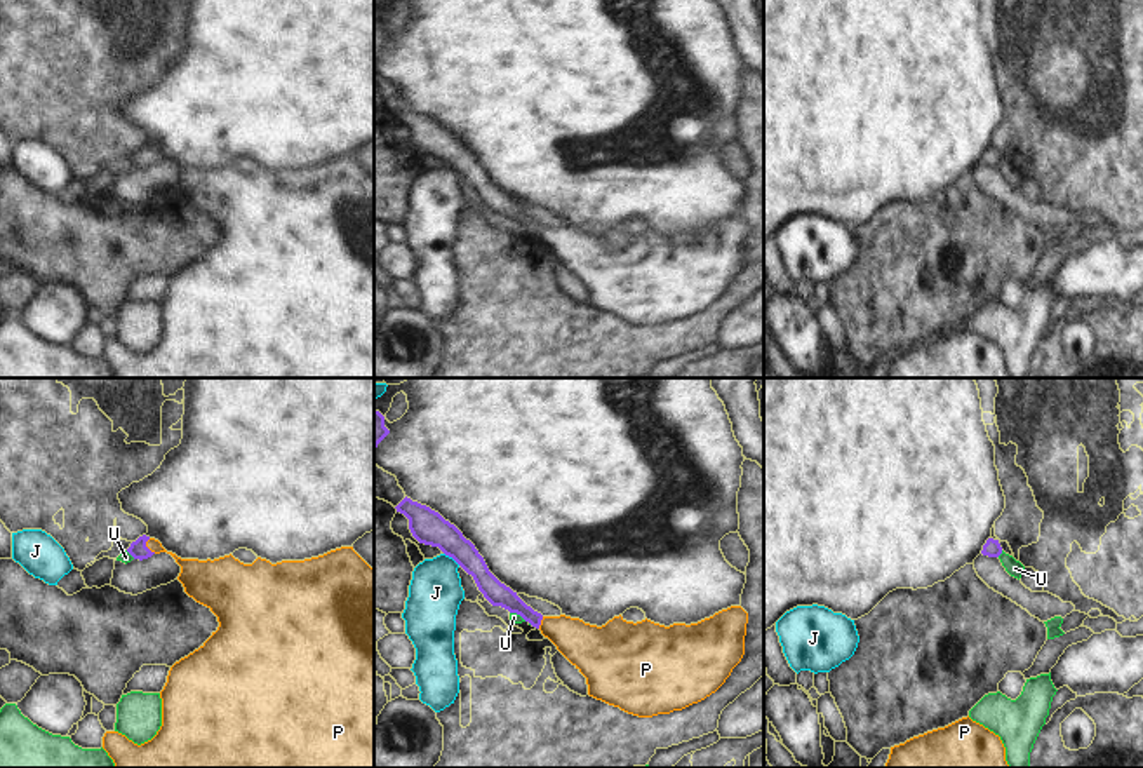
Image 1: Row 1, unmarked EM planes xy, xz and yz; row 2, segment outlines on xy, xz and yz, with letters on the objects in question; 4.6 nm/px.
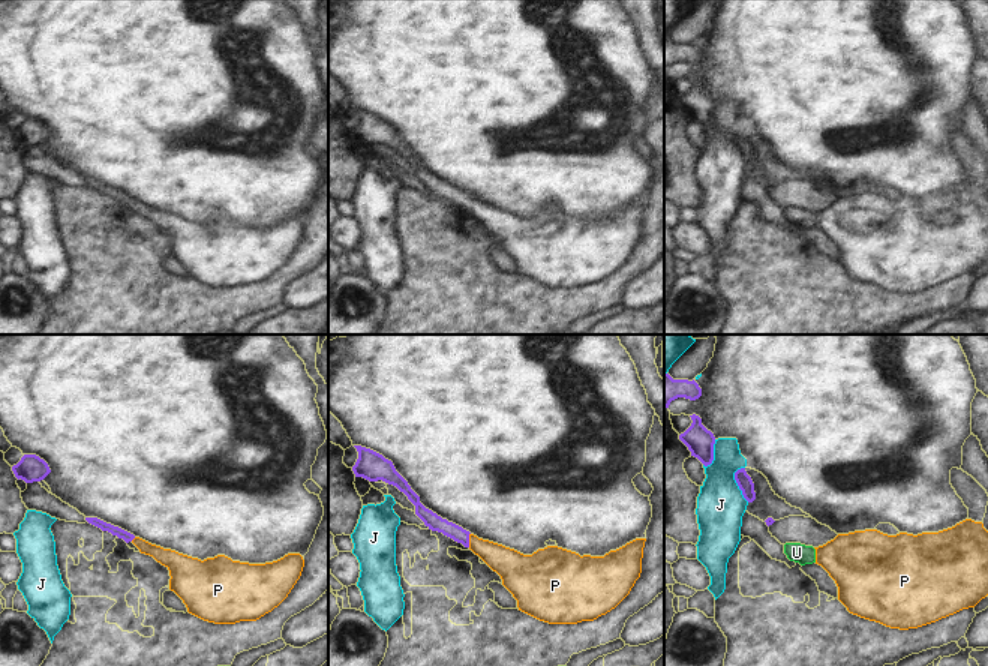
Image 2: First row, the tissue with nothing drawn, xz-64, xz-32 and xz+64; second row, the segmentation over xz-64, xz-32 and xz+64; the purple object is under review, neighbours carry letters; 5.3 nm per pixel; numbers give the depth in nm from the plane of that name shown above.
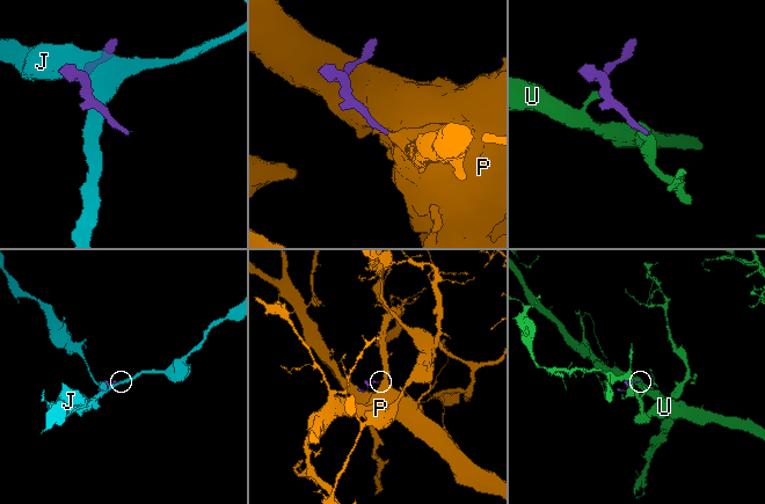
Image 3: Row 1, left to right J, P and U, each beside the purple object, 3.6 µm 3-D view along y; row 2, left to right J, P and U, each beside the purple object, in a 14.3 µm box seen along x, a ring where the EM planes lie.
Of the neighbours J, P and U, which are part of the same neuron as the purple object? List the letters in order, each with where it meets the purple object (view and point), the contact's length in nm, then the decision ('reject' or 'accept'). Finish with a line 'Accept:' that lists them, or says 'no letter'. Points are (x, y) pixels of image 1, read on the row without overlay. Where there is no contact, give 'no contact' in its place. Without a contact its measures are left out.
J: meets purple in xz at (453, 168); contact 100 nm long; reject
P: meets purple in xy at (147, 157); contact 80 nm long; accept
U: meets purple in yz at (999, 164); contact 40 nm long; reject
Accept: P

